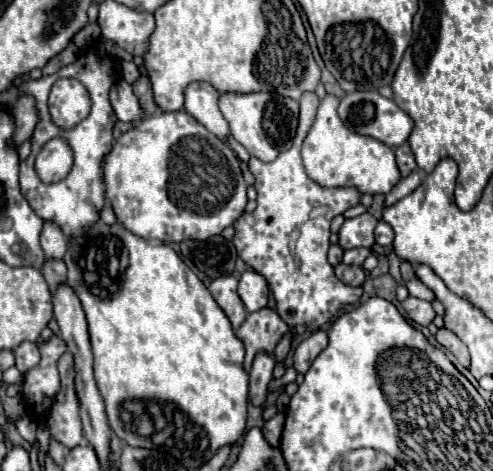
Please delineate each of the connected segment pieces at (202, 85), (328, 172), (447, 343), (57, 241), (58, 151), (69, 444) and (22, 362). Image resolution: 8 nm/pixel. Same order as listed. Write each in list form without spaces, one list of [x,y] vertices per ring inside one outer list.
[[[196,82],[186,88],[186,112],[194,116],[206,130],[216,134],[222,142],[228,142],[230,124],[218,108],[220,94],[208,82]]]
[[[326,96],[320,102],[316,120],[302,144],[302,160],[310,180],[322,188],[356,188],[360,194],[388,194],[400,182],[400,170],[394,160],[394,150],[370,136],[354,134],[344,128],[338,118],[338,98]]]
[[[442,328],[442,330],[438,330],[436,340],[438,340],[446,350],[450,350],[450,352],[454,354],[454,358],[456,358],[464,368],[468,368],[468,366],[470,366],[468,348],[466,348],[466,344],[464,344],[464,342],[454,334],[454,332],[450,332],[450,330]]]
[[[46,220],[44,226],[42,226],[42,234],[40,234],[40,244],[42,244],[42,250],[48,256],[64,256],[66,252],[66,238],[60,230],[60,226],[52,220]]]
[[[52,138],[44,144],[36,158],[36,172],[44,184],[60,182],[68,176],[74,164],[74,152],[64,138]]]
[[[66,352],[58,362],[60,378],[62,378],[62,390],[58,392],[54,406],[48,414],[48,428],[50,436],[64,444],[68,450],[80,444],[82,438],[82,422],[80,422],[80,400],[74,388],[76,378],[76,366],[72,352]]]
[[[22,342],[14,350],[14,356],[16,356],[16,368],[22,374],[26,374],[28,370],[32,370],[40,362],[40,352],[38,352],[38,346],[34,342]]]

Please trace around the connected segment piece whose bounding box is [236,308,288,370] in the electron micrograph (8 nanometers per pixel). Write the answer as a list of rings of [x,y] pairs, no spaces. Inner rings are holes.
[[[262,308],[258,312],[252,312],[246,316],[242,326],[236,330],[236,336],[244,342],[246,346],[246,360],[244,368],[250,370],[252,360],[256,354],[260,354],[264,348],[262,346],[276,346],[282,334],[288,332],[286,322],[278,316],[276,310],[272,308]]]

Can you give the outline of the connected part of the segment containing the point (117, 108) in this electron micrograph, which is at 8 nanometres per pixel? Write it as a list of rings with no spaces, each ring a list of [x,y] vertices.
[[[118,80],[112,88],[110,88],[110,104],[114,108],[114,114],[120,122],[132,122],[142,118],[142,108],[136,100],[136,96],[132,94],[132,88],[128,82]]]

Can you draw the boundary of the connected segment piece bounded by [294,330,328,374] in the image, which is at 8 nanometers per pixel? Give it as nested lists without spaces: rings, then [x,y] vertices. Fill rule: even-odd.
[[[324,330],[312,332],[306,340],[300,342],[300,346],[294,352],[294,368],[298,374],[306,374],[314,358],[328,346],[328,336]]]

